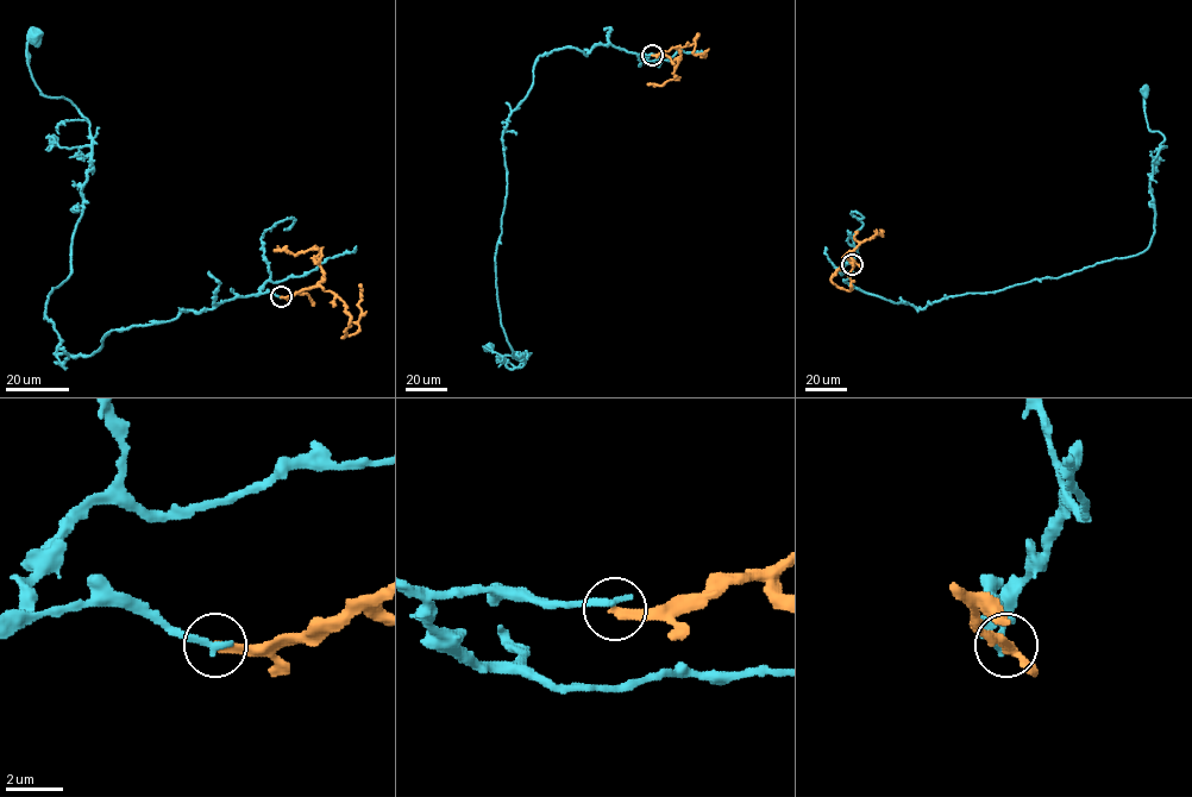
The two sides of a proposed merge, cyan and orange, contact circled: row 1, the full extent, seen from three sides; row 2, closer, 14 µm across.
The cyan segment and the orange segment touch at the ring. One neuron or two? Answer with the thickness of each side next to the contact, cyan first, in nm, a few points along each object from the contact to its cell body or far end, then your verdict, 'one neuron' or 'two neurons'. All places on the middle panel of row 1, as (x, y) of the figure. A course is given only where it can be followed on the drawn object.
calibres 280 and 300 nm; course cyan (652, 55), (600, 44), (538, 57), (502, 137), (495, 262), (501, 326), (526, 359), (487, 349); course orange (652, 55), (691, 45), (697, 33), (694, 54), (704, 52), (704, 57), (706, 50); two neurons

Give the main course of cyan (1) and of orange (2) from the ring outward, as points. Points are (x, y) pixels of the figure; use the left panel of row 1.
1: (281, 296), (113, 330), (62, 364), (44, 318), (70, 273), (91, 136), (33, 80), (32, 35)
2: (281, 296), (314, 287), (333, 292), (350, 317), (343, 337), (355, 334), (359, 328), (362, 287)

